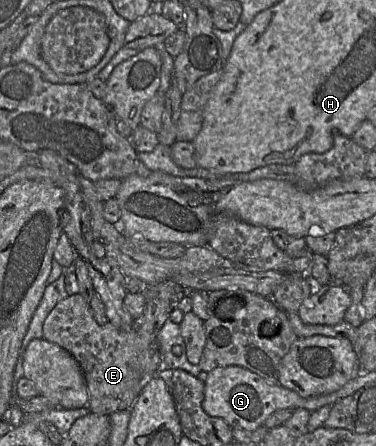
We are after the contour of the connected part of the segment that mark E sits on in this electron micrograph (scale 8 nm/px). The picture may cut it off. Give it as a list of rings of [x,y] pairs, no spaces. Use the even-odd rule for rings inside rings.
[[[80,294],[67,296],[57,303],[51,310],[43,323],[43,338],[55,343],[67,350],[81,366],[88,389],[88,408],[97,414],[110,415],[121,410],[130,410],[143,387],[156,376],[156,373],[163,367],[163,359],[156,346],[148,349],[138,349],[136,347],[136,331],[124,331],[116,328],[110,322],[99,325],[94,317],[90,305],[86,298]]]

